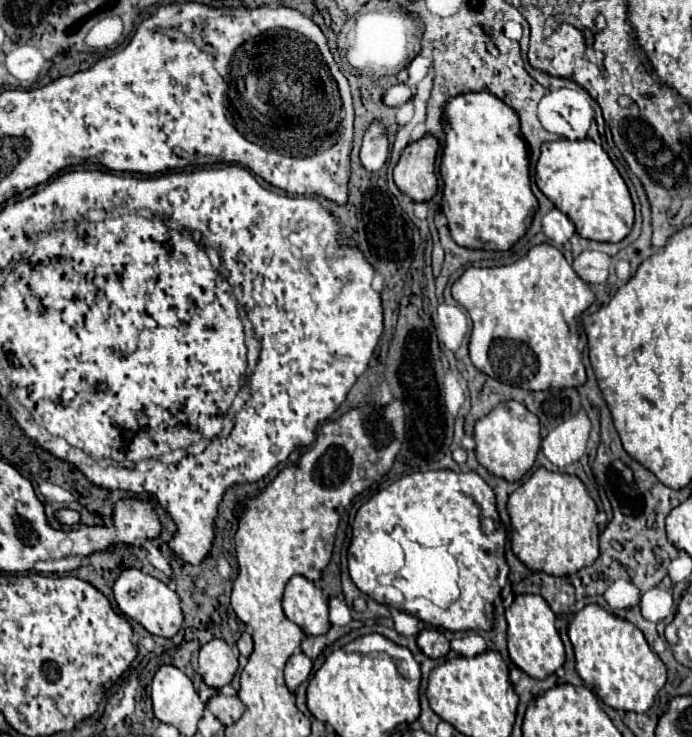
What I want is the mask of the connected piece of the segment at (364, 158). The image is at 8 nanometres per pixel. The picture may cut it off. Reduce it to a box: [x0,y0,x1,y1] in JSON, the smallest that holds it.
[360,122,388,172]

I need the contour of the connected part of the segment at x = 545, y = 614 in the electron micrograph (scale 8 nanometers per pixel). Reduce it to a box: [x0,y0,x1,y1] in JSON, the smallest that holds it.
[506,594,564,680]

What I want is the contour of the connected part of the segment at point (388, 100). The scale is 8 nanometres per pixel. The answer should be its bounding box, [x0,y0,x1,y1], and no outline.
[382,84,412,108]

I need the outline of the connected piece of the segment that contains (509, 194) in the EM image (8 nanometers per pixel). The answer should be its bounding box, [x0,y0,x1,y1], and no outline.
[440,92,538,250]

